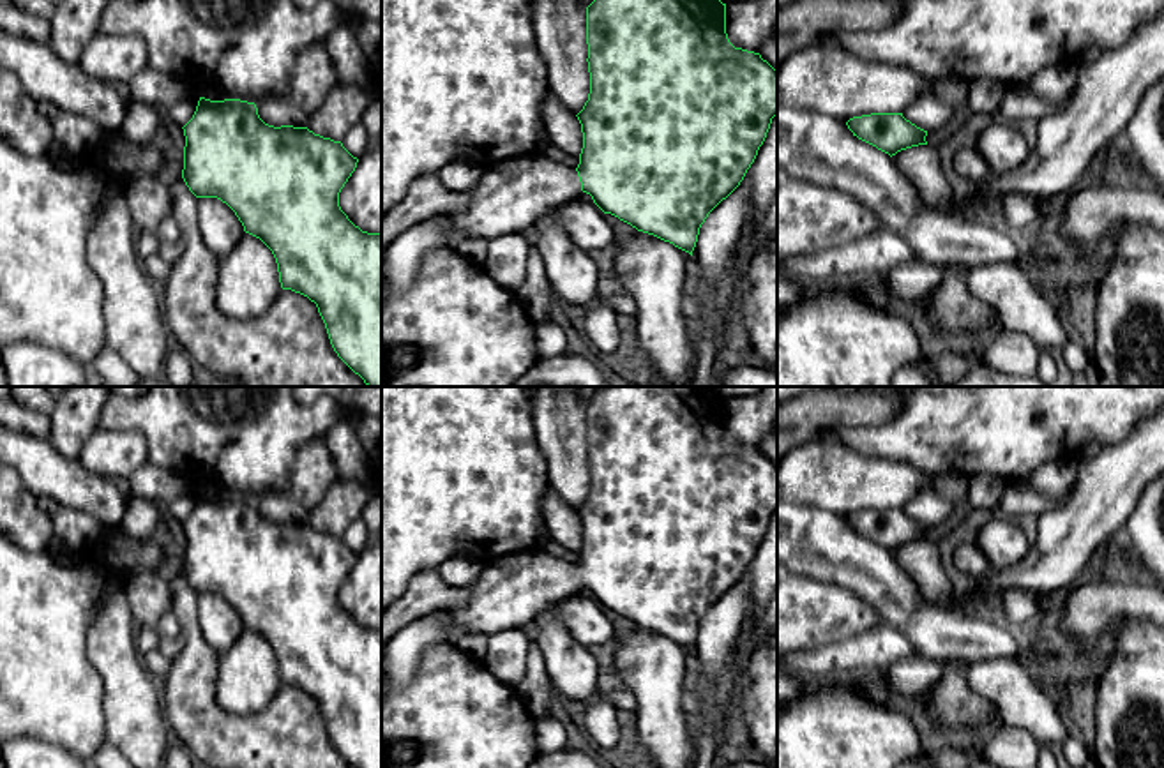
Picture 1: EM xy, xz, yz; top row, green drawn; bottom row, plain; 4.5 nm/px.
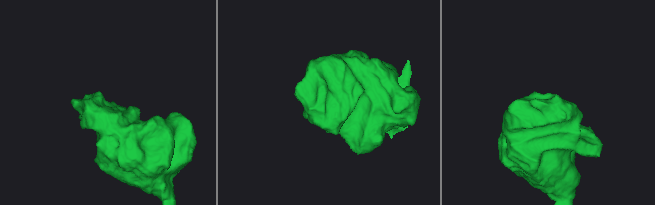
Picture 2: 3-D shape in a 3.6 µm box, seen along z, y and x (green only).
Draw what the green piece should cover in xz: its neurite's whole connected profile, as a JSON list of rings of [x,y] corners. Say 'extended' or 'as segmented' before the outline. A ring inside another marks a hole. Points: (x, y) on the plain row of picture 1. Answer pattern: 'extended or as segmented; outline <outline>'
extended; outline [[[604,387],[586,403],[590,489],[576,510],[583,544],[578,563],[546,551],[512,553],[486,563],[465,606],[445,609],[468,634],[530,629],[549,606],[583,588],[604,607],[689,648],[708,609],[744,576],[777,510],[777,466],[760,448],[735,443],[726,429],[726,399],[715,387]]]

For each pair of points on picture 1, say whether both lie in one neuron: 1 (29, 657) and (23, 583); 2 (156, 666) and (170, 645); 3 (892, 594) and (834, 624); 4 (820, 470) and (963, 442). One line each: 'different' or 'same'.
1: same
2: different
3: different
4: different

